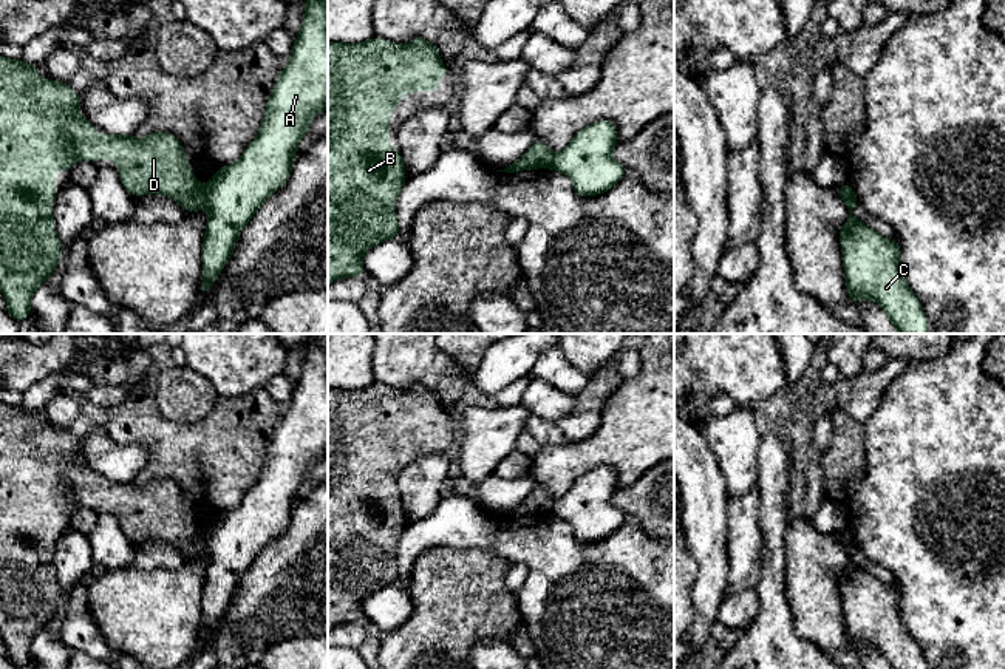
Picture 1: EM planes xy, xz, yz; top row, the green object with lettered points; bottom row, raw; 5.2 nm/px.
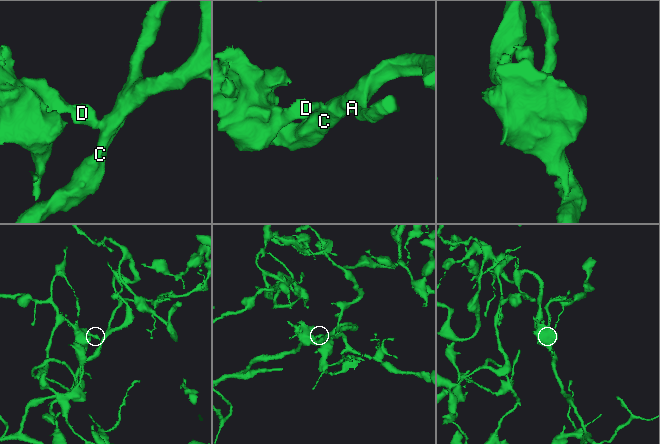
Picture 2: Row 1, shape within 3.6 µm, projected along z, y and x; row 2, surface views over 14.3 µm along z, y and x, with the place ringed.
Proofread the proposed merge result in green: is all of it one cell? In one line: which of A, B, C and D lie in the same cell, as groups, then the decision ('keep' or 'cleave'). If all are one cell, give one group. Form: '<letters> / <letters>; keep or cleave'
A C / B D; cleave

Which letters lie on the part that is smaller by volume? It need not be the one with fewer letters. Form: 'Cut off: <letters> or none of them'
Cut off: B, D

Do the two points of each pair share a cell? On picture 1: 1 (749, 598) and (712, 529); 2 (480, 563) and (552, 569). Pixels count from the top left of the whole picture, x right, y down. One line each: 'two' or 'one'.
1: two
2: two

